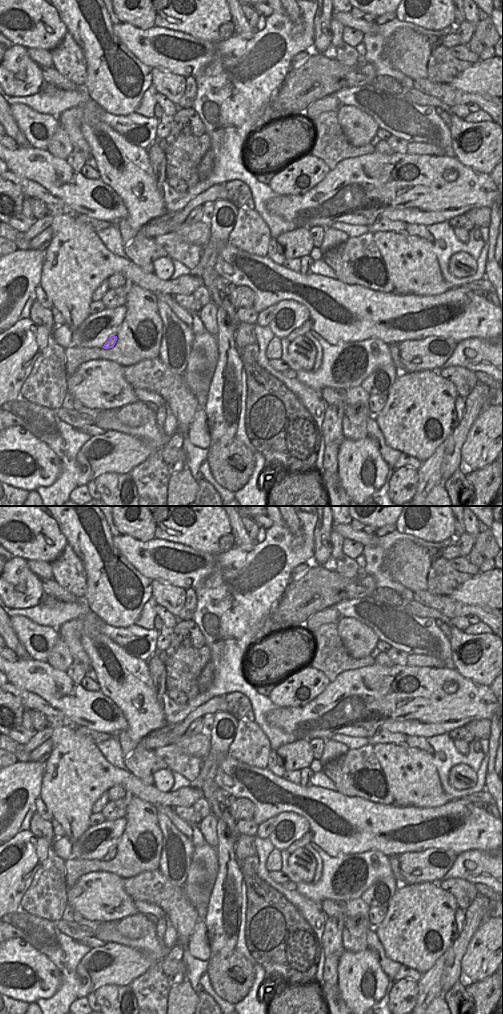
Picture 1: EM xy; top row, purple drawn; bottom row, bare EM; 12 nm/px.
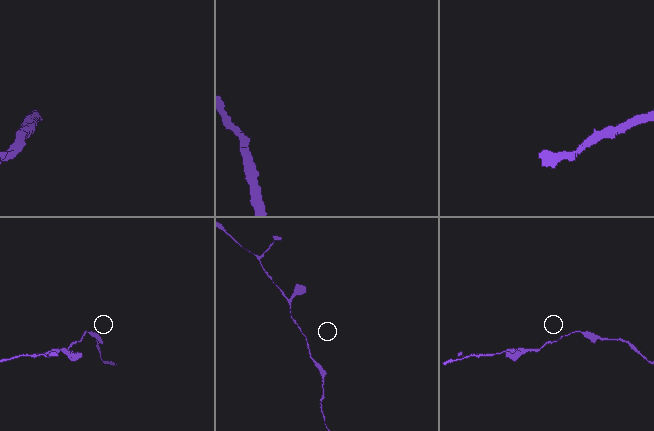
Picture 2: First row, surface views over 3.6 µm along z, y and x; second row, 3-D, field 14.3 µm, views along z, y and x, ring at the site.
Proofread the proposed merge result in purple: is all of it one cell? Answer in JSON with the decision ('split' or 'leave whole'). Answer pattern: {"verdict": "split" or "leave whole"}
{"verdict": "leave whole"}

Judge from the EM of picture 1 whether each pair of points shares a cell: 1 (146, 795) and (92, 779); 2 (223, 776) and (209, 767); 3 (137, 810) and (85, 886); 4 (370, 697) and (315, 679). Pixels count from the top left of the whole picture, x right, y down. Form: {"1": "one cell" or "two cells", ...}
{"1": "one cell", "2": "two cells", "3": "two cells", "4": "two cells"}

